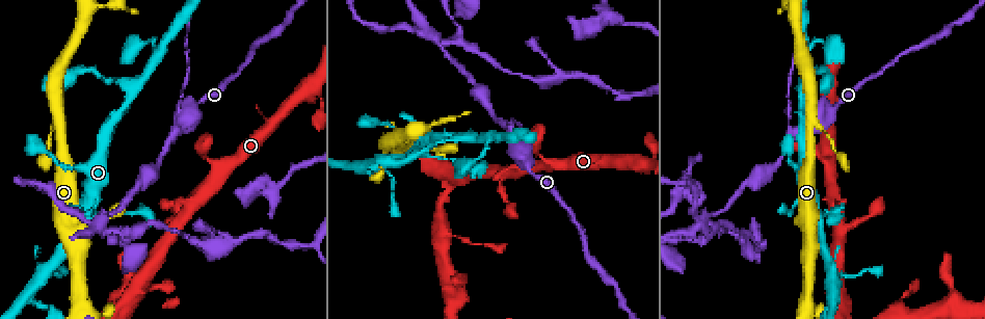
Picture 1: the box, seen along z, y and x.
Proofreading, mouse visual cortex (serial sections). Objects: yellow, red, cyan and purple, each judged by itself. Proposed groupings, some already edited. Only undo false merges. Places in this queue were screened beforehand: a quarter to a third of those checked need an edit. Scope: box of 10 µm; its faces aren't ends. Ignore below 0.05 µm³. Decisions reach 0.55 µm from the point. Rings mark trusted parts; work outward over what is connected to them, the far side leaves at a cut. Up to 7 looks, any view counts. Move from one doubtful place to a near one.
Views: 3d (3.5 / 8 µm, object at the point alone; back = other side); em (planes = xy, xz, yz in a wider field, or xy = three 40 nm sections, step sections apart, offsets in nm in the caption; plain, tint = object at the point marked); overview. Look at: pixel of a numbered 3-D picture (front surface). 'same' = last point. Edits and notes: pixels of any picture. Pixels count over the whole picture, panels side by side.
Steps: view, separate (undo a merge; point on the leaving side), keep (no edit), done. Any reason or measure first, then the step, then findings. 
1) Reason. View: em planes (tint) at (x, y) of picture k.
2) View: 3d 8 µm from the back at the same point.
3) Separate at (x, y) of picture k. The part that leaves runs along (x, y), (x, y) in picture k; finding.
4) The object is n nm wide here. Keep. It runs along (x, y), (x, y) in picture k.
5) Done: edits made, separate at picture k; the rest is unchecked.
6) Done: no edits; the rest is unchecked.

Sharp bend. View: 3d 3.5 µm at (796, 131) of picture 1.

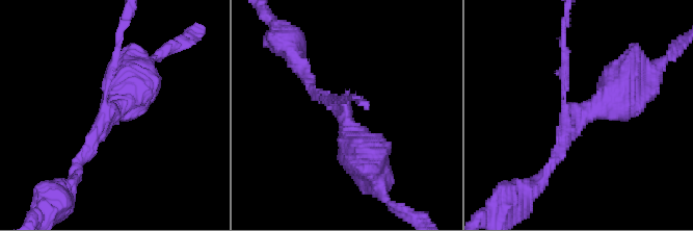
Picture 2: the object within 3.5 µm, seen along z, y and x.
Shape alone is not enough. View: em xy step 3 (tint) at (112, 112) of picture 2.

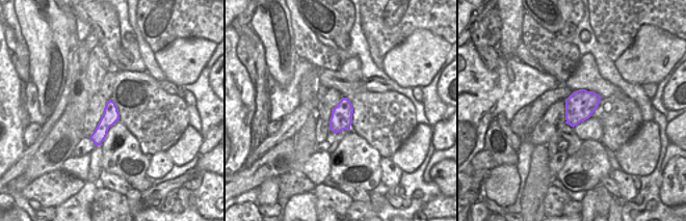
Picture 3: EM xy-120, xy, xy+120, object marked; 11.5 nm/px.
Keep. It runs along (635, 83), (587, 111), (552, 162) in picture 2; continuous, no second cell.

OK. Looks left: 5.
Three arms meet. View: 3d 8 µm at (803, 95) of picture 1.

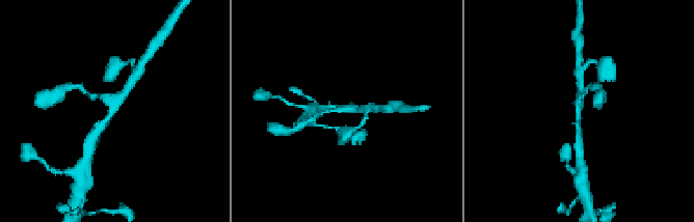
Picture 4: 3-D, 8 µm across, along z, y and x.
3 arms meet here; the arms are 100, 250, 250 nm wide. View: em xy step 2 (tint) at the same point.

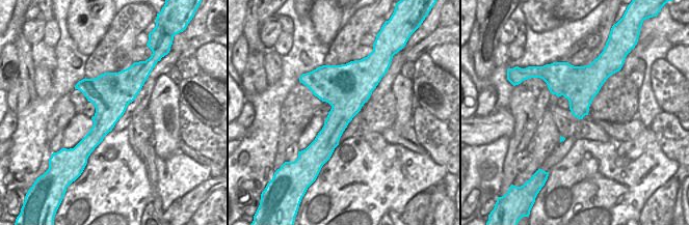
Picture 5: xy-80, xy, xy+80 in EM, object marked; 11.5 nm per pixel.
Keep. One cell here.

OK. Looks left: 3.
Sharp bend. View: 3d 3.5 µm at (703, 224) of picture 1.

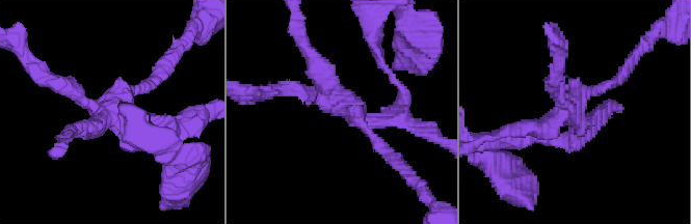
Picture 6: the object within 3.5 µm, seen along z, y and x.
4 arms meet here; the arms are 200, 200, 200, 300 nm wide. View: em xy step 2 (tint) at (353, 107) of picture 6.

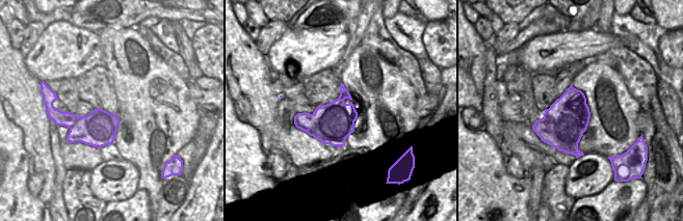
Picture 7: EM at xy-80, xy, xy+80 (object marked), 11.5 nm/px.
View: em xy step 5 (tint) at the same point.

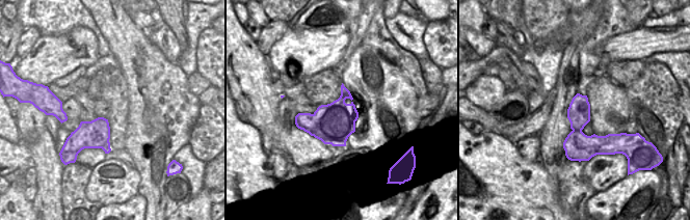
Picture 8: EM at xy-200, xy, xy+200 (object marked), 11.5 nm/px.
Separate at (573, 147) of picture 6. Two cells meet here.

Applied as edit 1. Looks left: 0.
Done: edits made, separate at picture 6; the rest is unchecked.

